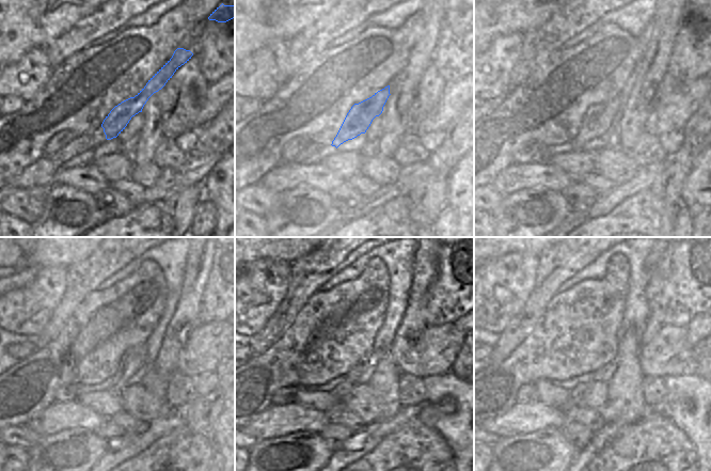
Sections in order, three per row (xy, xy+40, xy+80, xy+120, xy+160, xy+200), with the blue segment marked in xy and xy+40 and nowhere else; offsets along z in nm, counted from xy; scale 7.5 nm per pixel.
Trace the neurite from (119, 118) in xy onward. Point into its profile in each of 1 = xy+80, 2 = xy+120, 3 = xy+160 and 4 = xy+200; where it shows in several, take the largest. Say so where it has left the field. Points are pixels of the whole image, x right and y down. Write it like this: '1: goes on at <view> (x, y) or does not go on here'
1: goes on at xy+80 (598, 119)
2: goes on at xy+120 (126, 361)
3: goes on at xy+160 (343, 389)
4: goes on at xy+200 (577, 399)

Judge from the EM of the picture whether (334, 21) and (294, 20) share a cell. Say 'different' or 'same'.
different

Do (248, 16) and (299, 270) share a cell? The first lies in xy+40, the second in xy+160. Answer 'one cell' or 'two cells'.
two cells

